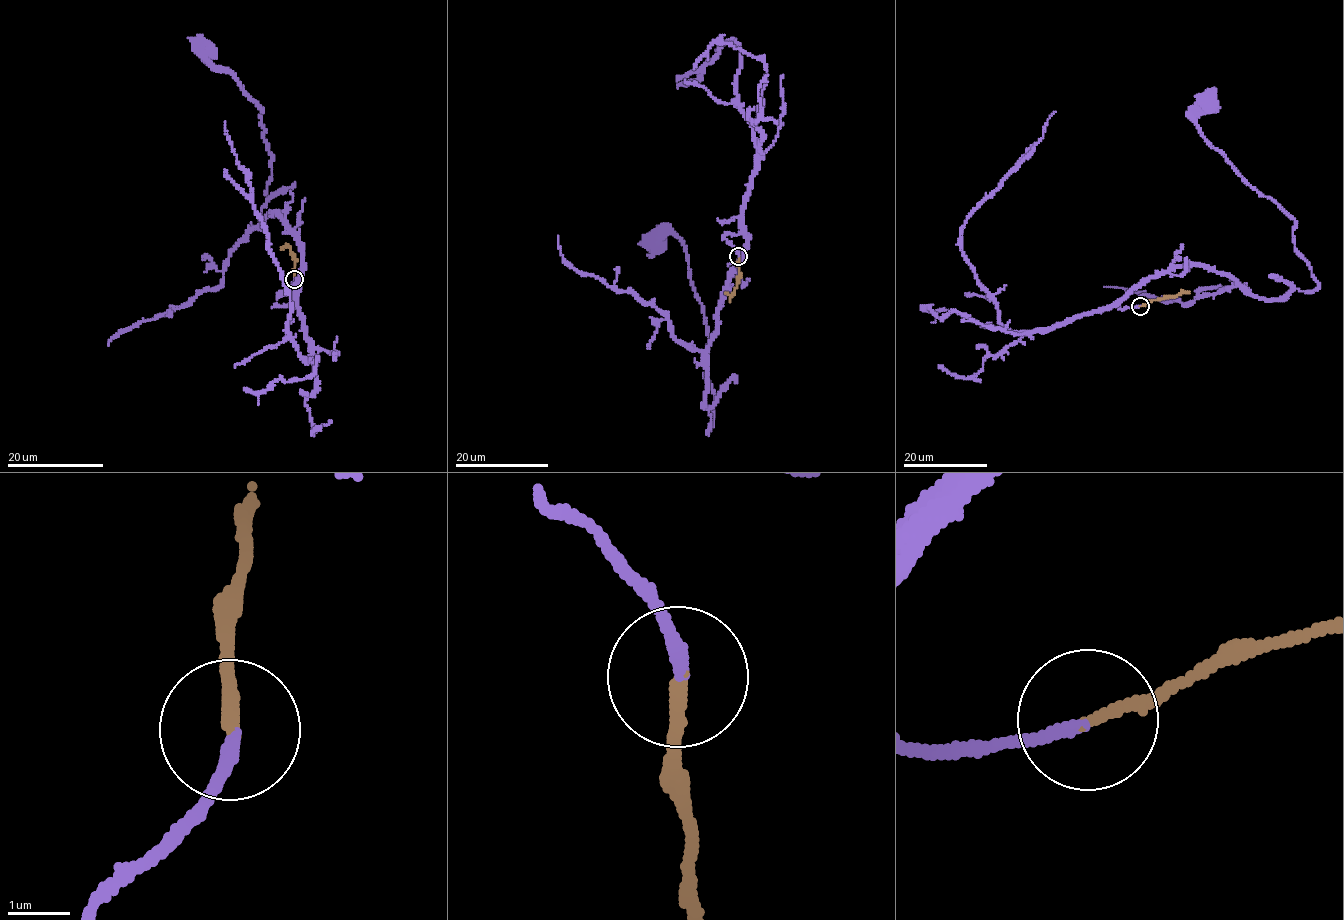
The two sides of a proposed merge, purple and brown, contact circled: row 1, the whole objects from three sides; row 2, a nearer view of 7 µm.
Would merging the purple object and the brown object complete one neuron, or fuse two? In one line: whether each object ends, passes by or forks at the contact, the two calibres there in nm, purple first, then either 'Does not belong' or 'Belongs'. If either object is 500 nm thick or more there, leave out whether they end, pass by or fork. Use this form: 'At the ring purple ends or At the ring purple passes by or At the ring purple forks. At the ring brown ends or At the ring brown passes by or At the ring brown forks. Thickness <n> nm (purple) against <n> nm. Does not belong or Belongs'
At the ring purple ends. At the ring brown ends. Thickness 200 nm (purple) against 190 nm. Belongs

